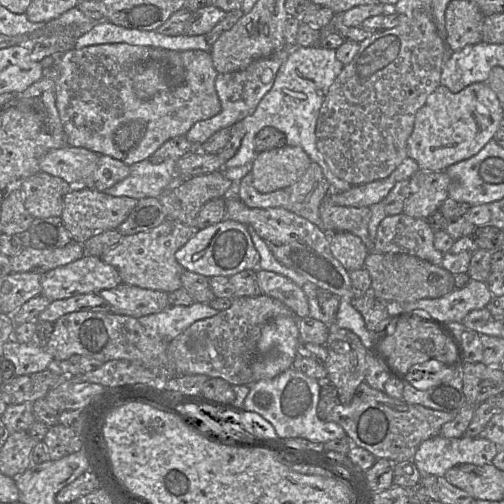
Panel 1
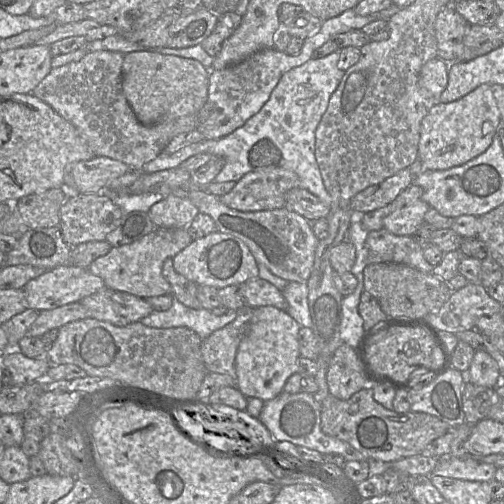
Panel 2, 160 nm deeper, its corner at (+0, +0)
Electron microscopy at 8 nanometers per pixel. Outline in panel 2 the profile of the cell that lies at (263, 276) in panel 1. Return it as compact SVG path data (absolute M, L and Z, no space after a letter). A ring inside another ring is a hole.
M259 277L252 278L243 283L244 305L253 309L263 306L273 306L283 311L287 310L287 301L282 292Z

